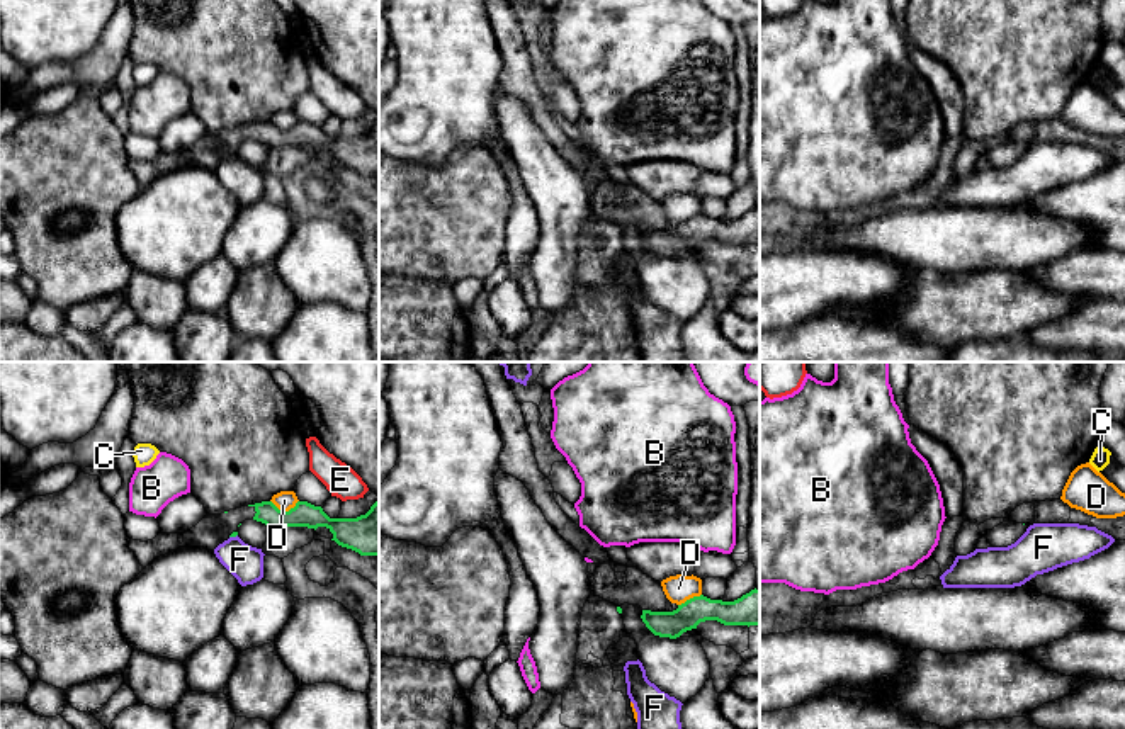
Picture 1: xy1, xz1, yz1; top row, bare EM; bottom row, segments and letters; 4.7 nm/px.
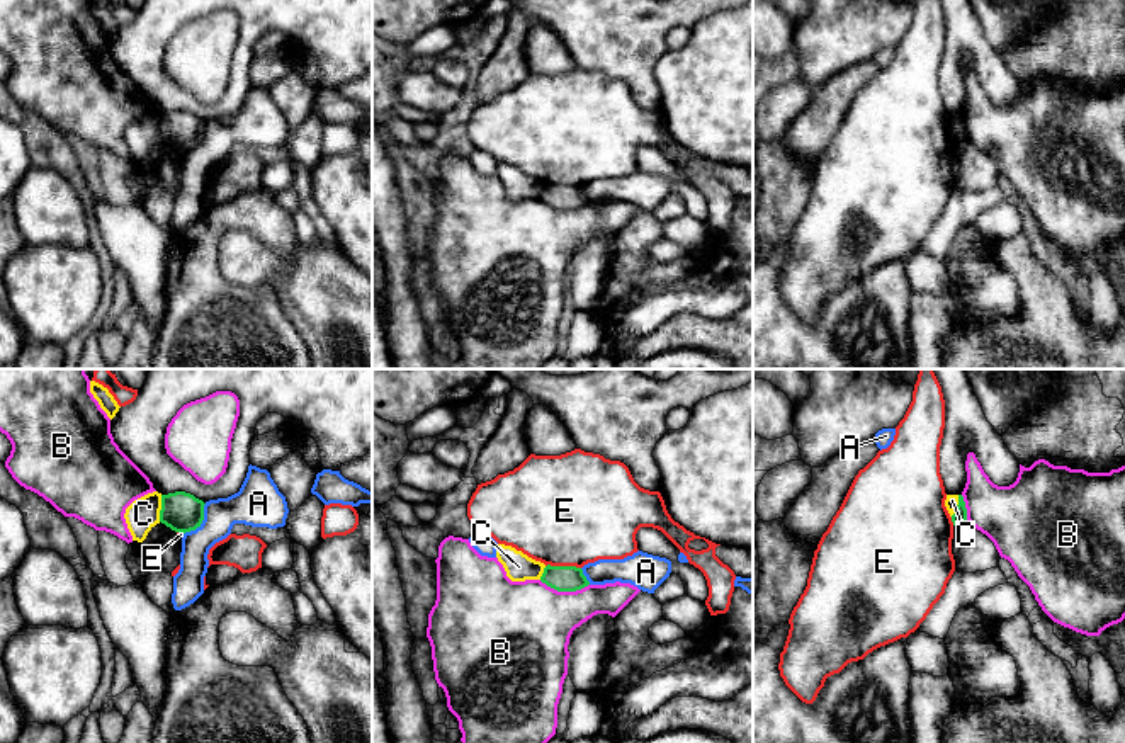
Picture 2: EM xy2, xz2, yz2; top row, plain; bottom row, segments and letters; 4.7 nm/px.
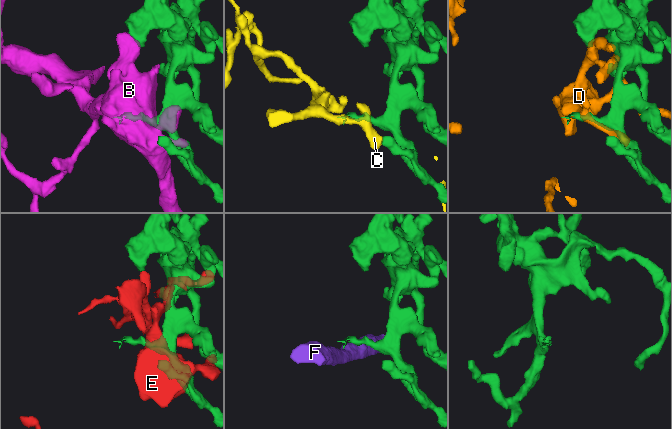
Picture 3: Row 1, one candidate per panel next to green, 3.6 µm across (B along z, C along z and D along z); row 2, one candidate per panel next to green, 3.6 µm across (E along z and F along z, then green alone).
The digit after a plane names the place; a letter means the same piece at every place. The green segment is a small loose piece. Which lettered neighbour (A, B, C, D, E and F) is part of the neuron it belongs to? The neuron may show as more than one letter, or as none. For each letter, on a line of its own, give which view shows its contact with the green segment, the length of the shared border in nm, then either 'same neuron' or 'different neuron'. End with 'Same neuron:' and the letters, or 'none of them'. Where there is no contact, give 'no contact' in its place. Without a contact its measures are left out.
A: meets green in xy2; contact 190 nm long; different neuron
B: meets green in xz2; contact 240 nm long; different neuron
C: meets green in xy2; contact 130 nm long; different neuron
D: meets green in xy1; contact 140 nm long; different neuron
E: meets green in xz2; contact 170 nm long; different neuron
F: meets green in xy1; contact 40 nm long; different neuron
Same neuron: none of them

